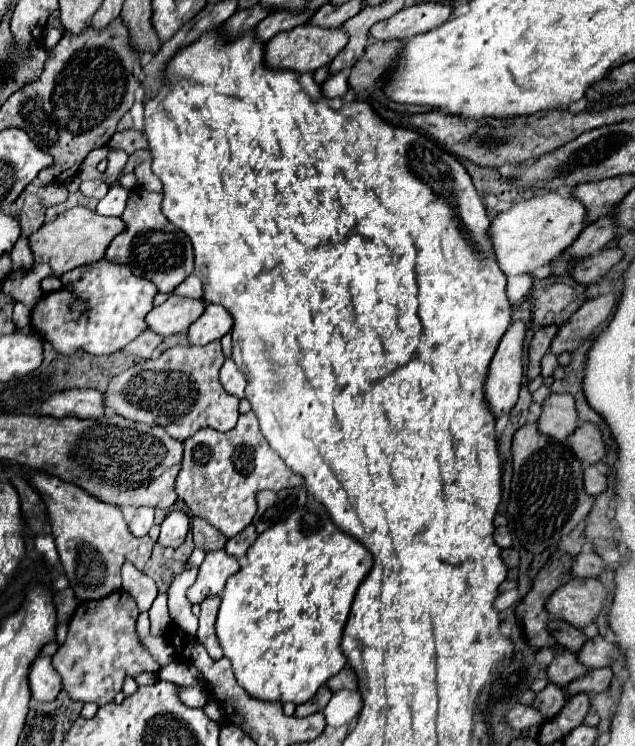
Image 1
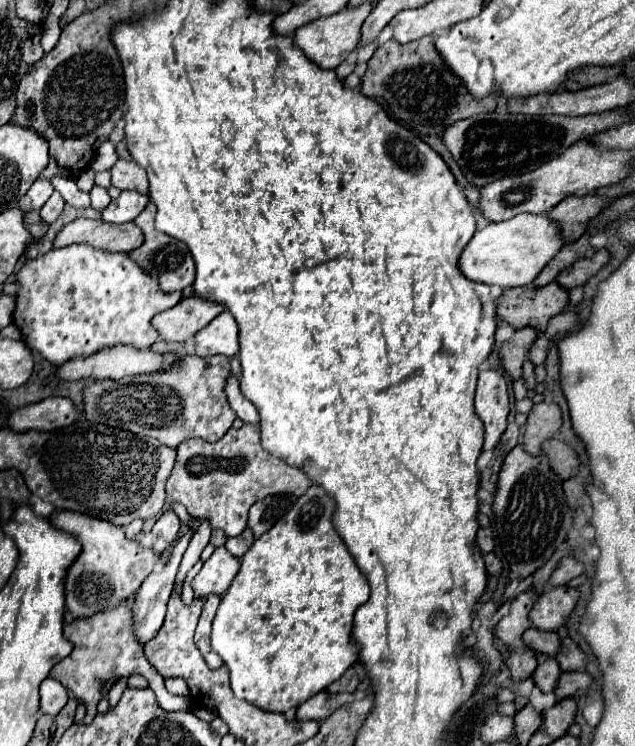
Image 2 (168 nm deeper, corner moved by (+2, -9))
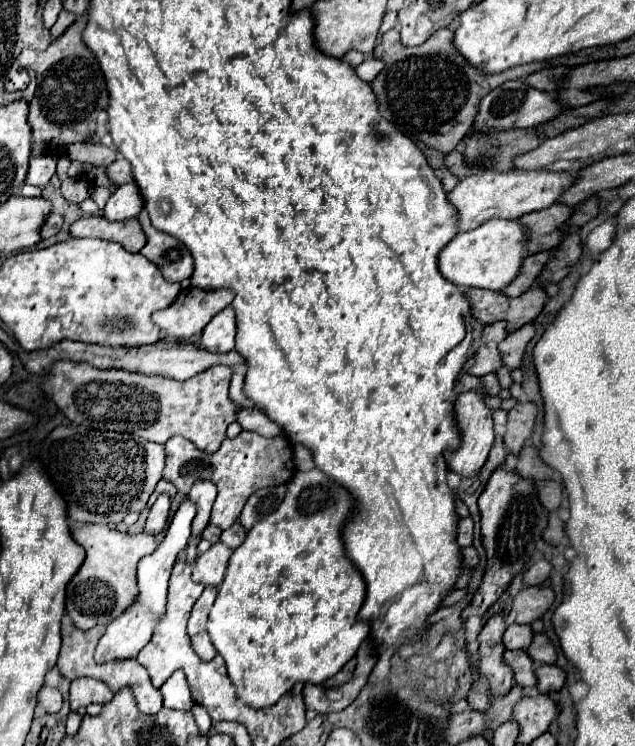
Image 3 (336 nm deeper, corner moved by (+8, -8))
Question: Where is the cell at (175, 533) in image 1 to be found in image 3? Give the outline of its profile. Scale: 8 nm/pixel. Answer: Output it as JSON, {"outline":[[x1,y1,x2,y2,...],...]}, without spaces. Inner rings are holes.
{"outline":[[161,494,157,498,157,502,151,506,151,512,149,512,149,518,145,524,145,534,157,536,159,532,163,532,167,518,169,518,169,496]]}

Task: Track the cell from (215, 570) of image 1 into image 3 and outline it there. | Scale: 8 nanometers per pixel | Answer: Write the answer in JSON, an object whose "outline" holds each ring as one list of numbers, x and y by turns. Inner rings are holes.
{"outline":[[217,542,207,552,203,552,193,564,193,580,205,586,219,586,225,578,231,550,225,544]]}

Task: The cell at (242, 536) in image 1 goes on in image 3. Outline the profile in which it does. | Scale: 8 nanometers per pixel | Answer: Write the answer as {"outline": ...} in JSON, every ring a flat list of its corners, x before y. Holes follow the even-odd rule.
{"outline":[[235,522,229,530,223,530,221,542,223,542,225,546,229,546,231,550,235,550,235,548,245,540,245,536,247,536,247,530,245,530,239,522]]}

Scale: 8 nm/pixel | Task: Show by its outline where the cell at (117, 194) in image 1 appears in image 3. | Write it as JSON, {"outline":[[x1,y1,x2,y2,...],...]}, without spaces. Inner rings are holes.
{"outline":[[135,182,123,184,119,186,109,202,103,208,103,216,109,222,117,222,117,220,127,220,127,218,135,218,139,212,143,210,143,200,139,194,139,188]]}

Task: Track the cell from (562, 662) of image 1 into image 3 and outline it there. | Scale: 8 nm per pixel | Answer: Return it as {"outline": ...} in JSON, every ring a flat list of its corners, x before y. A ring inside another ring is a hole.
{"outline":[[507,650,505,652,505,662,513,668,515,672,515,682,523,688,535,688,537,676,535,676,535,664,529,658,525,650]]}

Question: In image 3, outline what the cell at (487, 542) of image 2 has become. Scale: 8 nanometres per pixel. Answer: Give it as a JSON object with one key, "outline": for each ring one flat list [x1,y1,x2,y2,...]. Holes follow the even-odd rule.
{"outline":[[461,518,461,520,459,520,457,544,463,546,463,548,473,544,473,520,471,520,471,518]]}

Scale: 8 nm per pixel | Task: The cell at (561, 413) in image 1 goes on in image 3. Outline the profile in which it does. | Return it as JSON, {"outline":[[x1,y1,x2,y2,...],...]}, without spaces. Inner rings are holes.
{"outline":[[533,402,517,404,515,408,509,410,509,422,505,432,505,446,509,448,509,452,519,454,523,444,531,438,535,422,537,422,537,406]]}

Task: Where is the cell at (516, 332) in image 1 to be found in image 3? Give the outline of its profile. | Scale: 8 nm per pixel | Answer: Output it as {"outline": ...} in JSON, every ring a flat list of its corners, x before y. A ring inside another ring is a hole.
{"outline":[[469,390,469,392,463,392,459,394,457,402,455,402,455,416,457,416,457,422,459,422,459,430,461,430,461,448,457,452,447,452,445,458,447,458,447,464,453,472,461,474,461,476,473,476,477,474,477,470,485,464,487,460,487,454,493,446,493,440,495,440,495,432,493,432,493,418,491,418,491,408,483,402,483,396,475,390]]}

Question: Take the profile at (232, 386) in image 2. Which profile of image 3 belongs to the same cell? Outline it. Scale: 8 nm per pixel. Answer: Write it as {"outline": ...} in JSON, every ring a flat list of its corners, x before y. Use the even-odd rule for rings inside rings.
{"outline":[[241,408,237,412,237,422,243,430,253,430,261,436,277,436,281,434,281,428,271,424,271,420,257,408]]}

